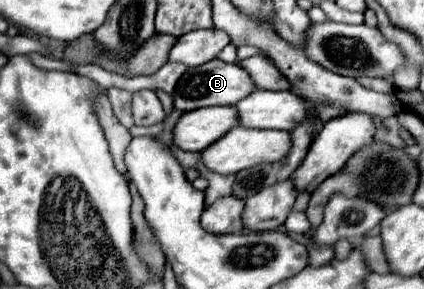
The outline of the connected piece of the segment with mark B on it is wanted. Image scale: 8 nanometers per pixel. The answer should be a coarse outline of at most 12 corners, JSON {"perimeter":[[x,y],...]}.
{"perimeter":[[235,63],[187,69],[173,93],[177,111],[235,105],[253,91]]}

